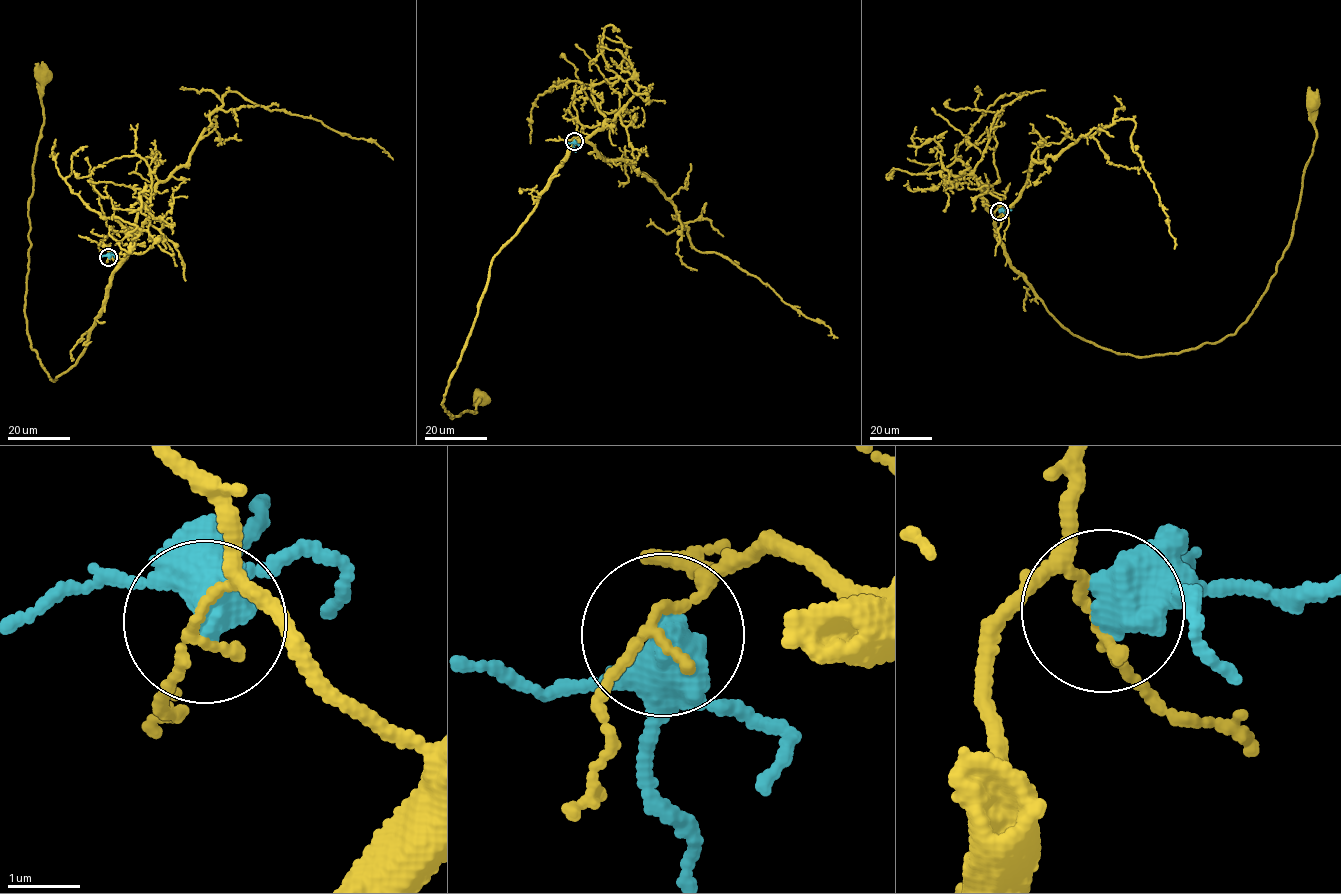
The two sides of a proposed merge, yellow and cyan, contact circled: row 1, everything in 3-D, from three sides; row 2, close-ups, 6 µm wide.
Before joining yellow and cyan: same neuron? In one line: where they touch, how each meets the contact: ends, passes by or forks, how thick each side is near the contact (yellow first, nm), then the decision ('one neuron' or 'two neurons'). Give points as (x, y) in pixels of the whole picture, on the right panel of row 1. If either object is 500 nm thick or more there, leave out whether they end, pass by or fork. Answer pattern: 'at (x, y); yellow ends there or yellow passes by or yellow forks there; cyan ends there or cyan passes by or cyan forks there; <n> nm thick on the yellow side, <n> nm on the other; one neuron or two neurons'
at (999, 211); yellow passes by; cyan passes by; 130 nm thick on the yellow side, 480 nm on the other; two neurons

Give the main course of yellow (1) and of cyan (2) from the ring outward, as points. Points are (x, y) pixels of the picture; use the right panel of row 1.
1: (999, 210), (1010, 267), (1083, 340), (1143, 357), (1222, 340), (1288, 244), (1314, 102)
2: (999, 211), (1011, 210)

